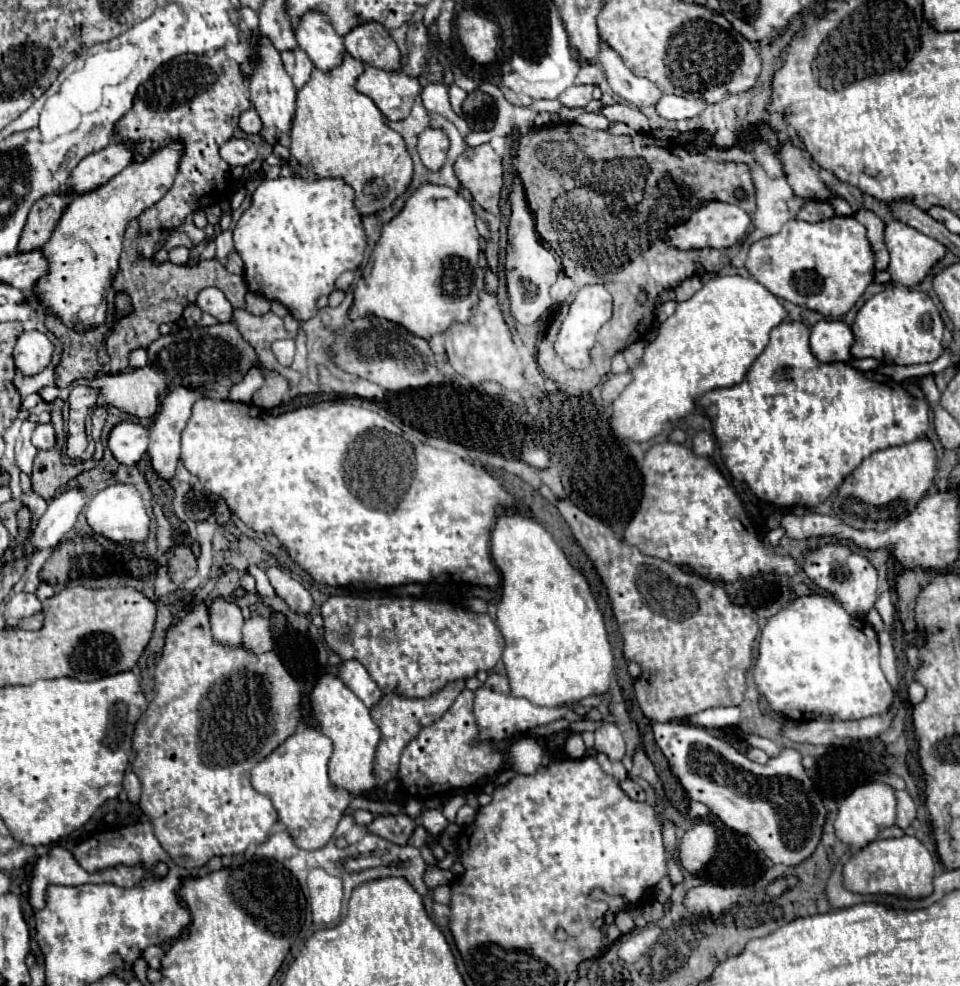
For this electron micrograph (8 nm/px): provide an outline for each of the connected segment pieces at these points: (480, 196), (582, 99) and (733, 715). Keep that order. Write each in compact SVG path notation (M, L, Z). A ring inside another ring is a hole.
M489 143L467 147L455 161L455 175L485 211L497 217L501 215L499 195L503 187L503 165Z
M575 85L569 87L559 101L567 107L585 107L593 99L593 85Z
M725 707L725 709L705 709L691 717L683 719L685 723L693 723L705 729L721 729L739 723L739 707Z

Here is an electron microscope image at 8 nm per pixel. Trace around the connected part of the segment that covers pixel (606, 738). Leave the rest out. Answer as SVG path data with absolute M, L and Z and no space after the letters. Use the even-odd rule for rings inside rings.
M603 721L603 725L595 731L595 749L605 753L611 761L621 761L625 755L623 735L613 721Z

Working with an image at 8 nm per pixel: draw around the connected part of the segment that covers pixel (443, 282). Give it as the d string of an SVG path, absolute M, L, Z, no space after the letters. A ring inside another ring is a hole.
M433 183L421 185L421 187L419 187L417 191L413 191L411 197L405 201L403 209L401 209L389 223L383 225L381 239L377 241L375 249L371 251L369 263L363 267L361 279L355 283L355 289L353 289L355 303L353 303L353 307L351 307L351 311L349 311L349 317L351 317L351 319L357 319L357 317L361 317L361 315L365 315L365 313L373 313L373 315L377 315L377 317L385 317L385 319L389 319L389 321L401 323L401 325L405 325L413 335L425 337L425 339L433 337L435 333L443 333L443 331L445 331L451 323L455 323L455 321L467 321L467 319L469 319L469 313L471 313L471 307L473 307L475 301L477 301L479 291L485 289L485 273L483 273L483 269L479 269L479 265L477 265L479 251L481 251L481 247L479 247L479 233L477 233L477 227L475 227L475 213L473 213L473 209L471 209L471 205L469 205L455 189L451 189L451 187L433 185Z

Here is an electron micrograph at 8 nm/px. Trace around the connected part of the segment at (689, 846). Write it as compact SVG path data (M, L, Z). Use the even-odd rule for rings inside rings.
M697 823L681 839L679 847L681 867L692 875L699 874L714 856L716 843L717 829L707 823Z

